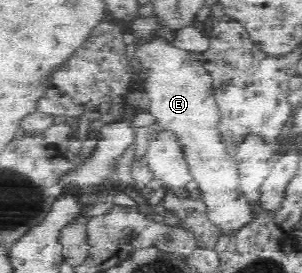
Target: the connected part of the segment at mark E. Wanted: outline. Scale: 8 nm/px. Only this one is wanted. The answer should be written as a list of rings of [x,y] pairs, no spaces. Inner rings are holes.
[[[143,42],[138,44],[136,52],[135,63],[146,75],[143,86],[149,94],[149,112],[157,118],[157,124],[161,128],[179,134],[179,140],[185,146],[189,170],[199,184],[202,201],[206,204],[209,220],[219,225],[222,231],[236,231],[247,224],[256,212],[251,202],[239,192],[235,164],[225,154],[225,144],[219,142],[219,134],[215,130],[219,112],[211,90],[211,76],[207,74],[196,54],[179,50],[169,42]]]

